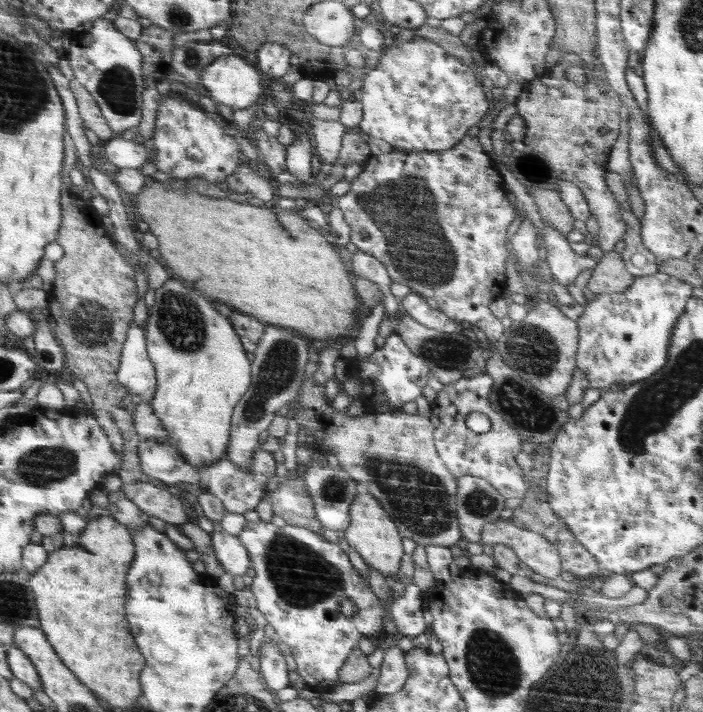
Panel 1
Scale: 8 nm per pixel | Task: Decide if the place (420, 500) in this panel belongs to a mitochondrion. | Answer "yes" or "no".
yes

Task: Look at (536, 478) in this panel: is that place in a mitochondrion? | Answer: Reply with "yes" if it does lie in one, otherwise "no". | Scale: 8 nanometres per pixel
no

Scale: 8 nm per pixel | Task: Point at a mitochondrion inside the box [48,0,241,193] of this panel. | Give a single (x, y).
(117, 87)

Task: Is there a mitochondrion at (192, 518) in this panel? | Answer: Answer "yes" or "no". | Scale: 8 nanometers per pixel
no

